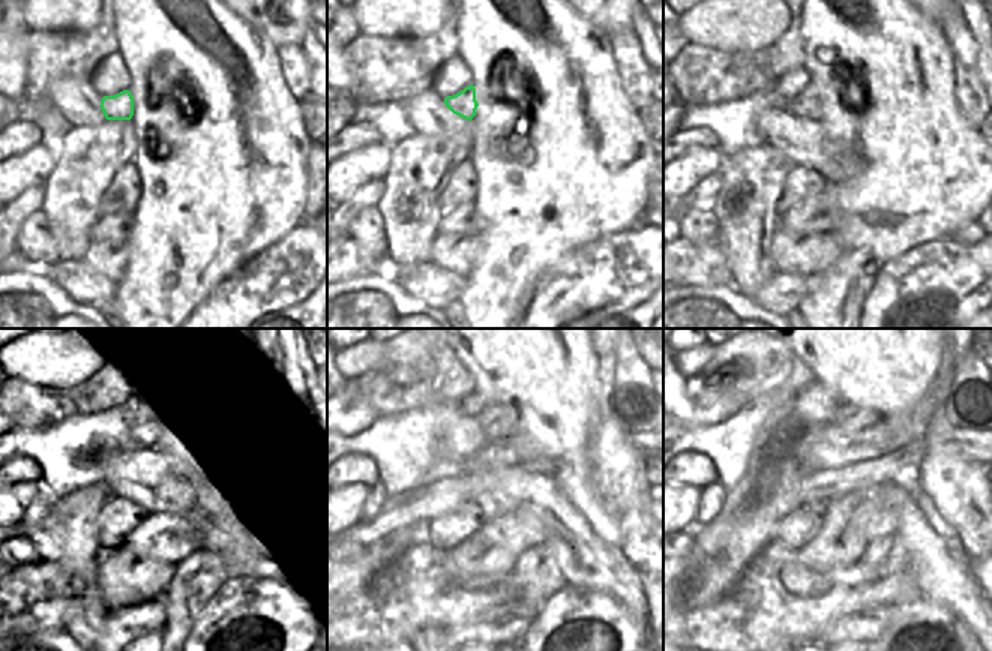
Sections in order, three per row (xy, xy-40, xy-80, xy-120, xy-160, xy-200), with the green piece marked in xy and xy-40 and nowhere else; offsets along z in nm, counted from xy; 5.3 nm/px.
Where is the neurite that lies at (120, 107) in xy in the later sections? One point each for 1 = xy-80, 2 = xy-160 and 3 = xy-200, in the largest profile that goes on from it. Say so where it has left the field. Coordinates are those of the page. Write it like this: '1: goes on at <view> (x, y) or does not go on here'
1: goes on at xy-80 (806, 104)
2: goes on at xy-160 (499, 422)
3: goes on at xy-200 (850, 417)

